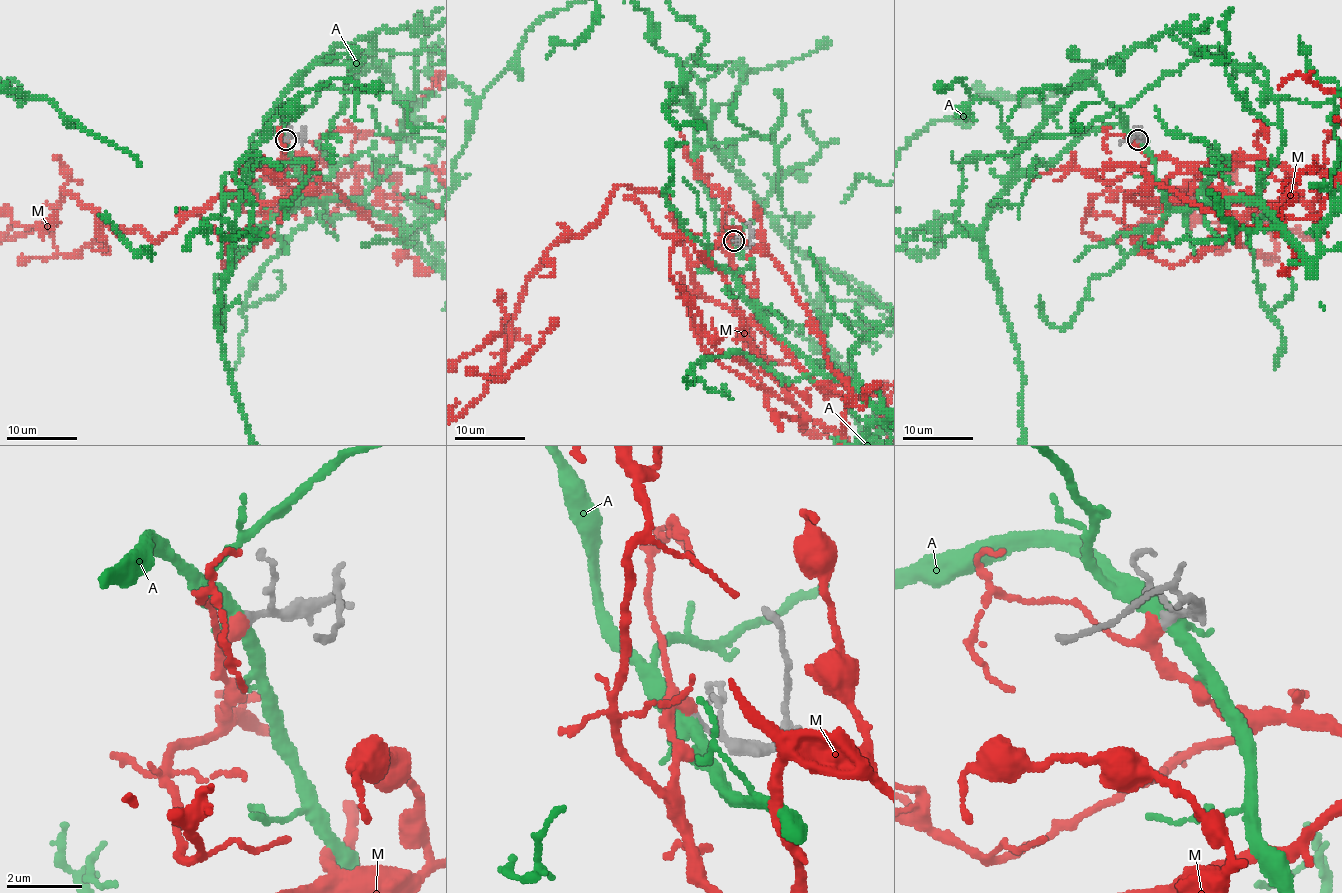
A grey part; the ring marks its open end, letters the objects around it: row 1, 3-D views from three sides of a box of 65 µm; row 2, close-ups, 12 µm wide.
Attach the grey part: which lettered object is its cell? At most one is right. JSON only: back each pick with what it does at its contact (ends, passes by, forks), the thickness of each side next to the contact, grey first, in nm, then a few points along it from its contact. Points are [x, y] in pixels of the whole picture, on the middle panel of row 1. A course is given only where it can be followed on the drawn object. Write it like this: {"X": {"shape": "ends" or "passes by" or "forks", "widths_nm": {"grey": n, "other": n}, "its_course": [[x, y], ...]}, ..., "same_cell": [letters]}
{"M": {"shape": "passes by", "widths_nm": {"grey": 140, "other": 300}}, "same_cell": ["M"]}

